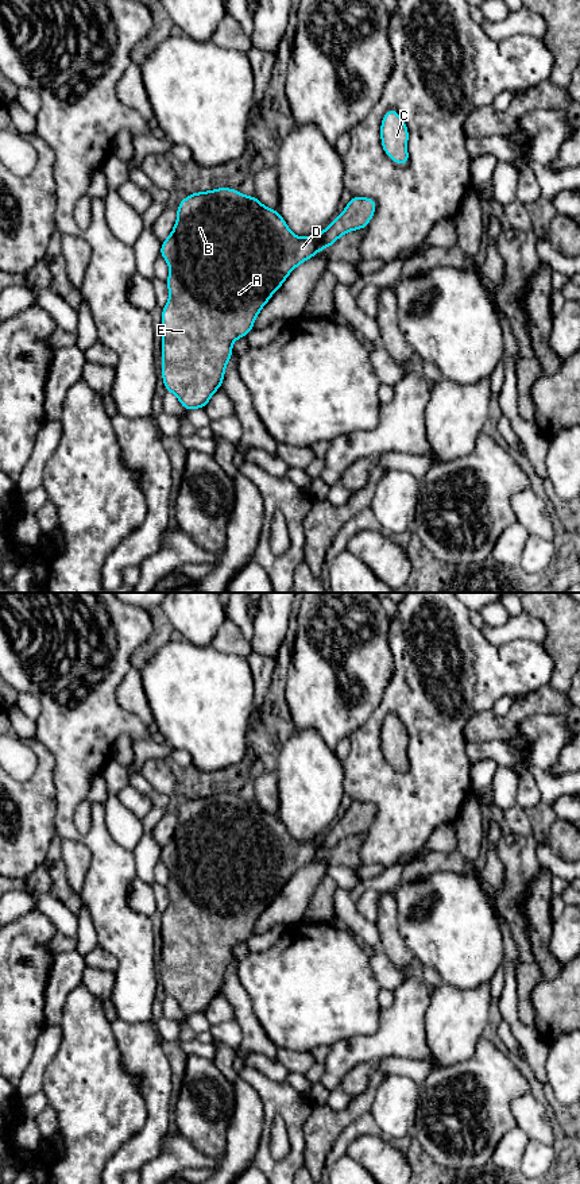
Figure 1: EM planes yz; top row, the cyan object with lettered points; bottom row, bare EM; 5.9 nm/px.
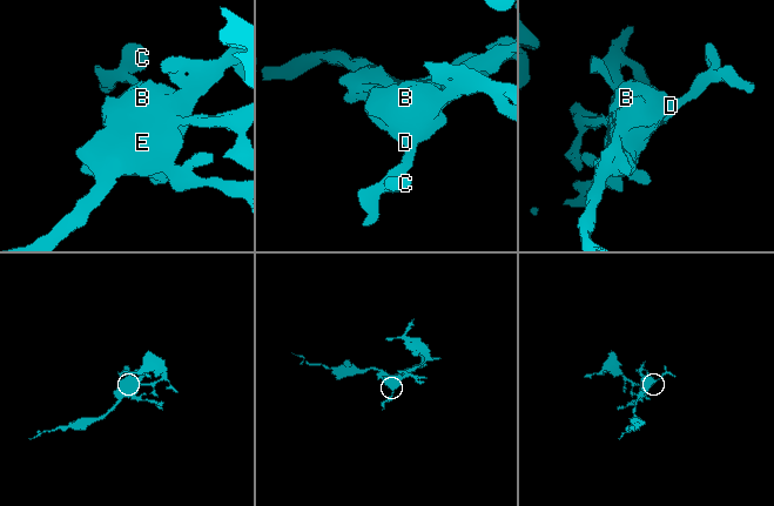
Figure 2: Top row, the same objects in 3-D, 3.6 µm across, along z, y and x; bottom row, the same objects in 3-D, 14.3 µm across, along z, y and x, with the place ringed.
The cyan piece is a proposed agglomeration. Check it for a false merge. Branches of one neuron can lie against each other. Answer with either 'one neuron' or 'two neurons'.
one neuron

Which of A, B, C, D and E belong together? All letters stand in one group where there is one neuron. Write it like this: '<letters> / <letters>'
A B C D E

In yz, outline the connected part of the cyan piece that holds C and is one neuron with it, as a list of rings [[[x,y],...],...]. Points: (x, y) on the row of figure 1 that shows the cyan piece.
[[[394,108],[388,109],[382,120],[380,139],[384,153],[395,162],[395,165],[409,165],[406,149],[409,131]]]

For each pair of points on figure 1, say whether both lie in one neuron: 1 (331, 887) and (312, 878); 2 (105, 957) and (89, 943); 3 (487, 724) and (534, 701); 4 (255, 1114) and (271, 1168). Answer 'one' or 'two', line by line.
1: two
2: two
3: one
4: two

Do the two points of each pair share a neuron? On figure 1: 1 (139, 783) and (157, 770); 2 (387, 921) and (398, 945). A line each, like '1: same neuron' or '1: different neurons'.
1: different neurons
2: same neuron

